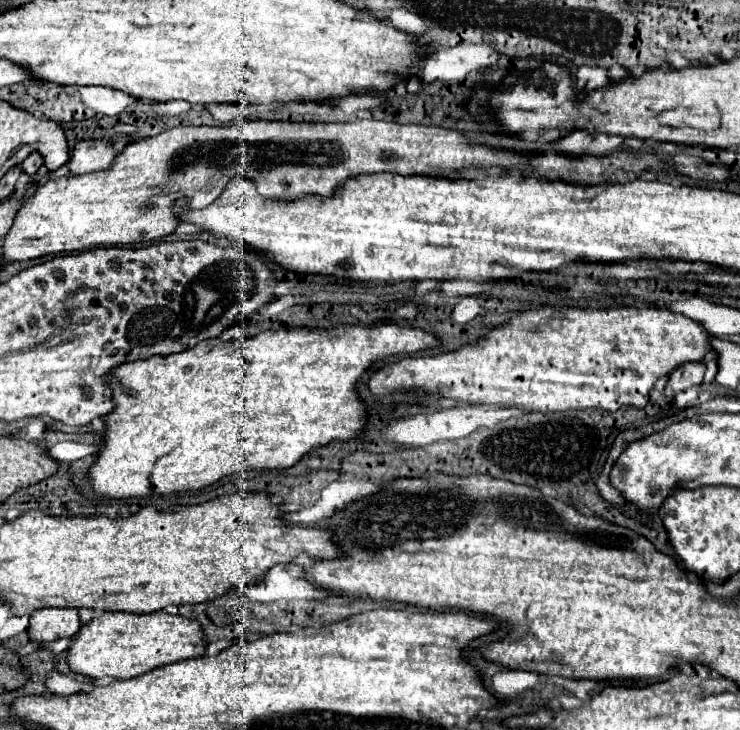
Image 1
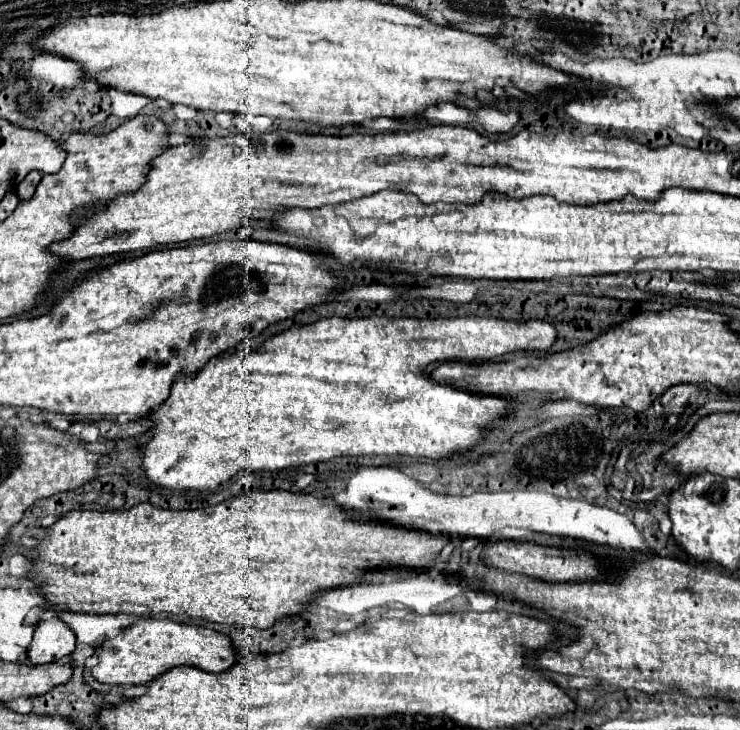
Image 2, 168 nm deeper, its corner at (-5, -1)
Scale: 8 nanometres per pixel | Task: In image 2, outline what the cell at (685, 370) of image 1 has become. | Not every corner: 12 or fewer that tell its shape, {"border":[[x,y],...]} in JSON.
{"border":[[677,385],[661,395],[665,415],[681,415],[695,385]]}

